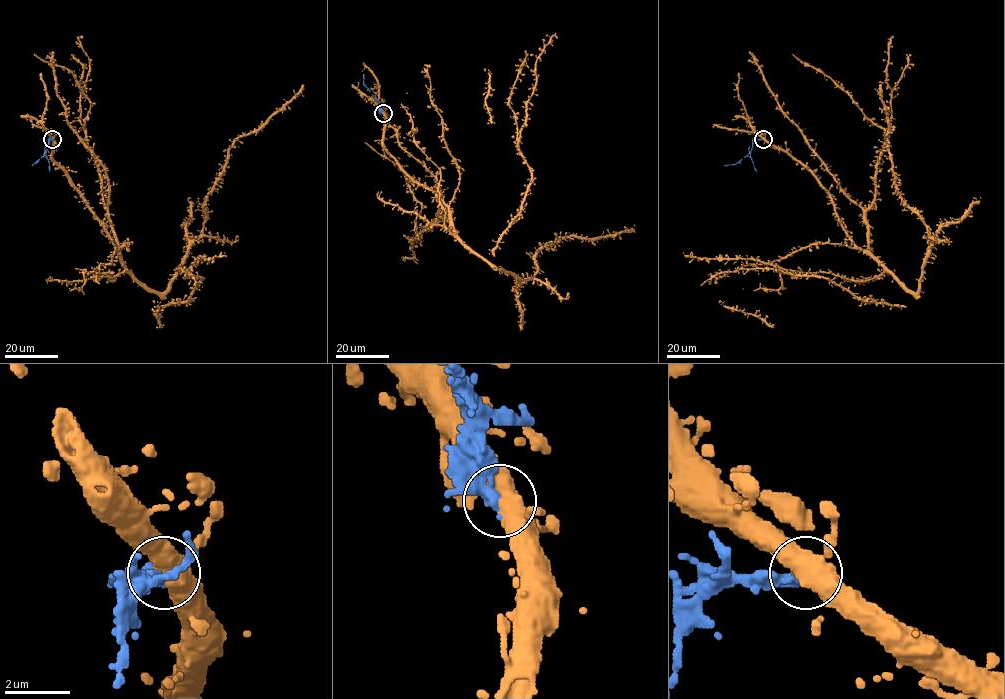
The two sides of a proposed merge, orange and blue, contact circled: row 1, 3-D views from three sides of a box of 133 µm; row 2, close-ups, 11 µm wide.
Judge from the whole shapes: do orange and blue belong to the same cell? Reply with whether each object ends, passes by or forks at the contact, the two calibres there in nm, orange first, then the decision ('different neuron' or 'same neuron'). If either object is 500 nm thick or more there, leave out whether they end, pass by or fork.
orange forks there; blue ends there; 400 nm thick on the orange side, 440 nm on the other; different neuron

